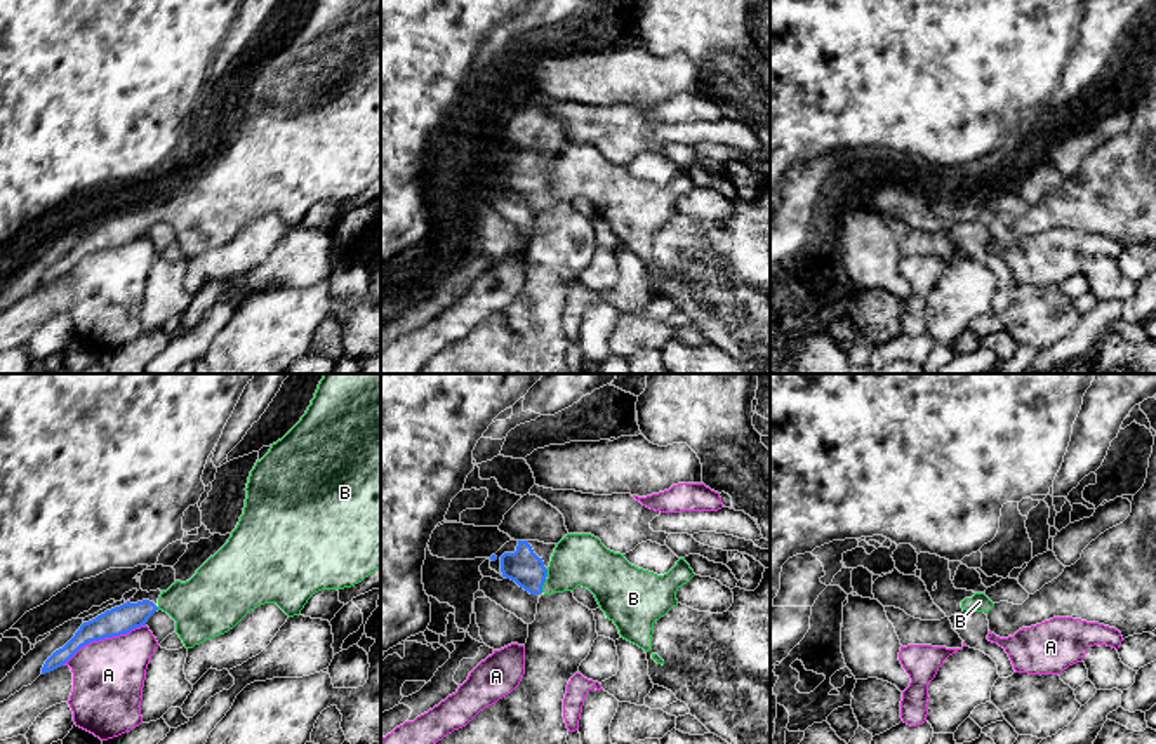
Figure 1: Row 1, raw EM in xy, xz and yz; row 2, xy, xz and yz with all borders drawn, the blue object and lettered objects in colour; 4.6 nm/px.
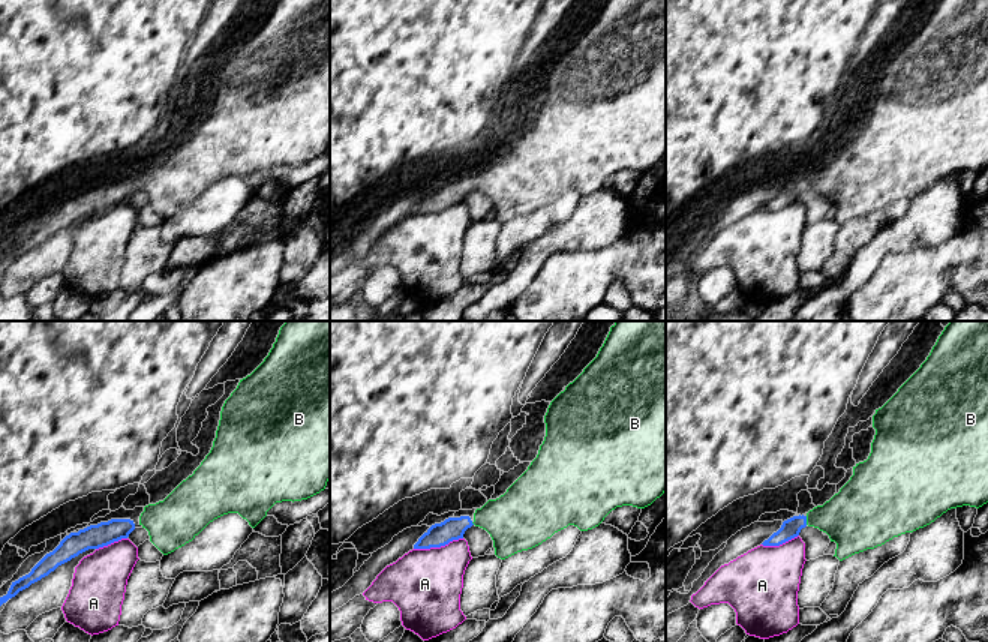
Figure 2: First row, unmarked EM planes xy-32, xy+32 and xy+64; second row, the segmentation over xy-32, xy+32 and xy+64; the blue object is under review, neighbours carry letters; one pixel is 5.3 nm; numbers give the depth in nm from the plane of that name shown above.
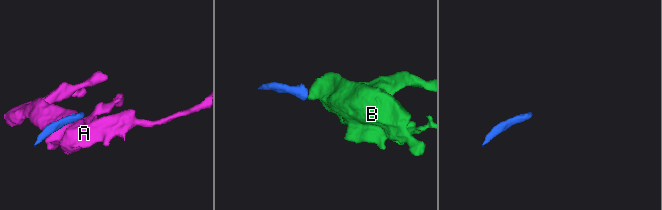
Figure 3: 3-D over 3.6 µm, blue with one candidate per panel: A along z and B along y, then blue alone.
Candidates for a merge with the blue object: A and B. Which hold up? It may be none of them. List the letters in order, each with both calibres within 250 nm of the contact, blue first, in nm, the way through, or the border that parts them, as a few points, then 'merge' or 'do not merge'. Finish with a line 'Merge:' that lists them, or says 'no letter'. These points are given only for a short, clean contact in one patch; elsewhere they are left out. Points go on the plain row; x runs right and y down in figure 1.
A: 130/340 nm | do not merge
B: 160/240 nm | across xz (524, 178), (543, 195), (553, 195), (579, 169) | merge
Merge: B

